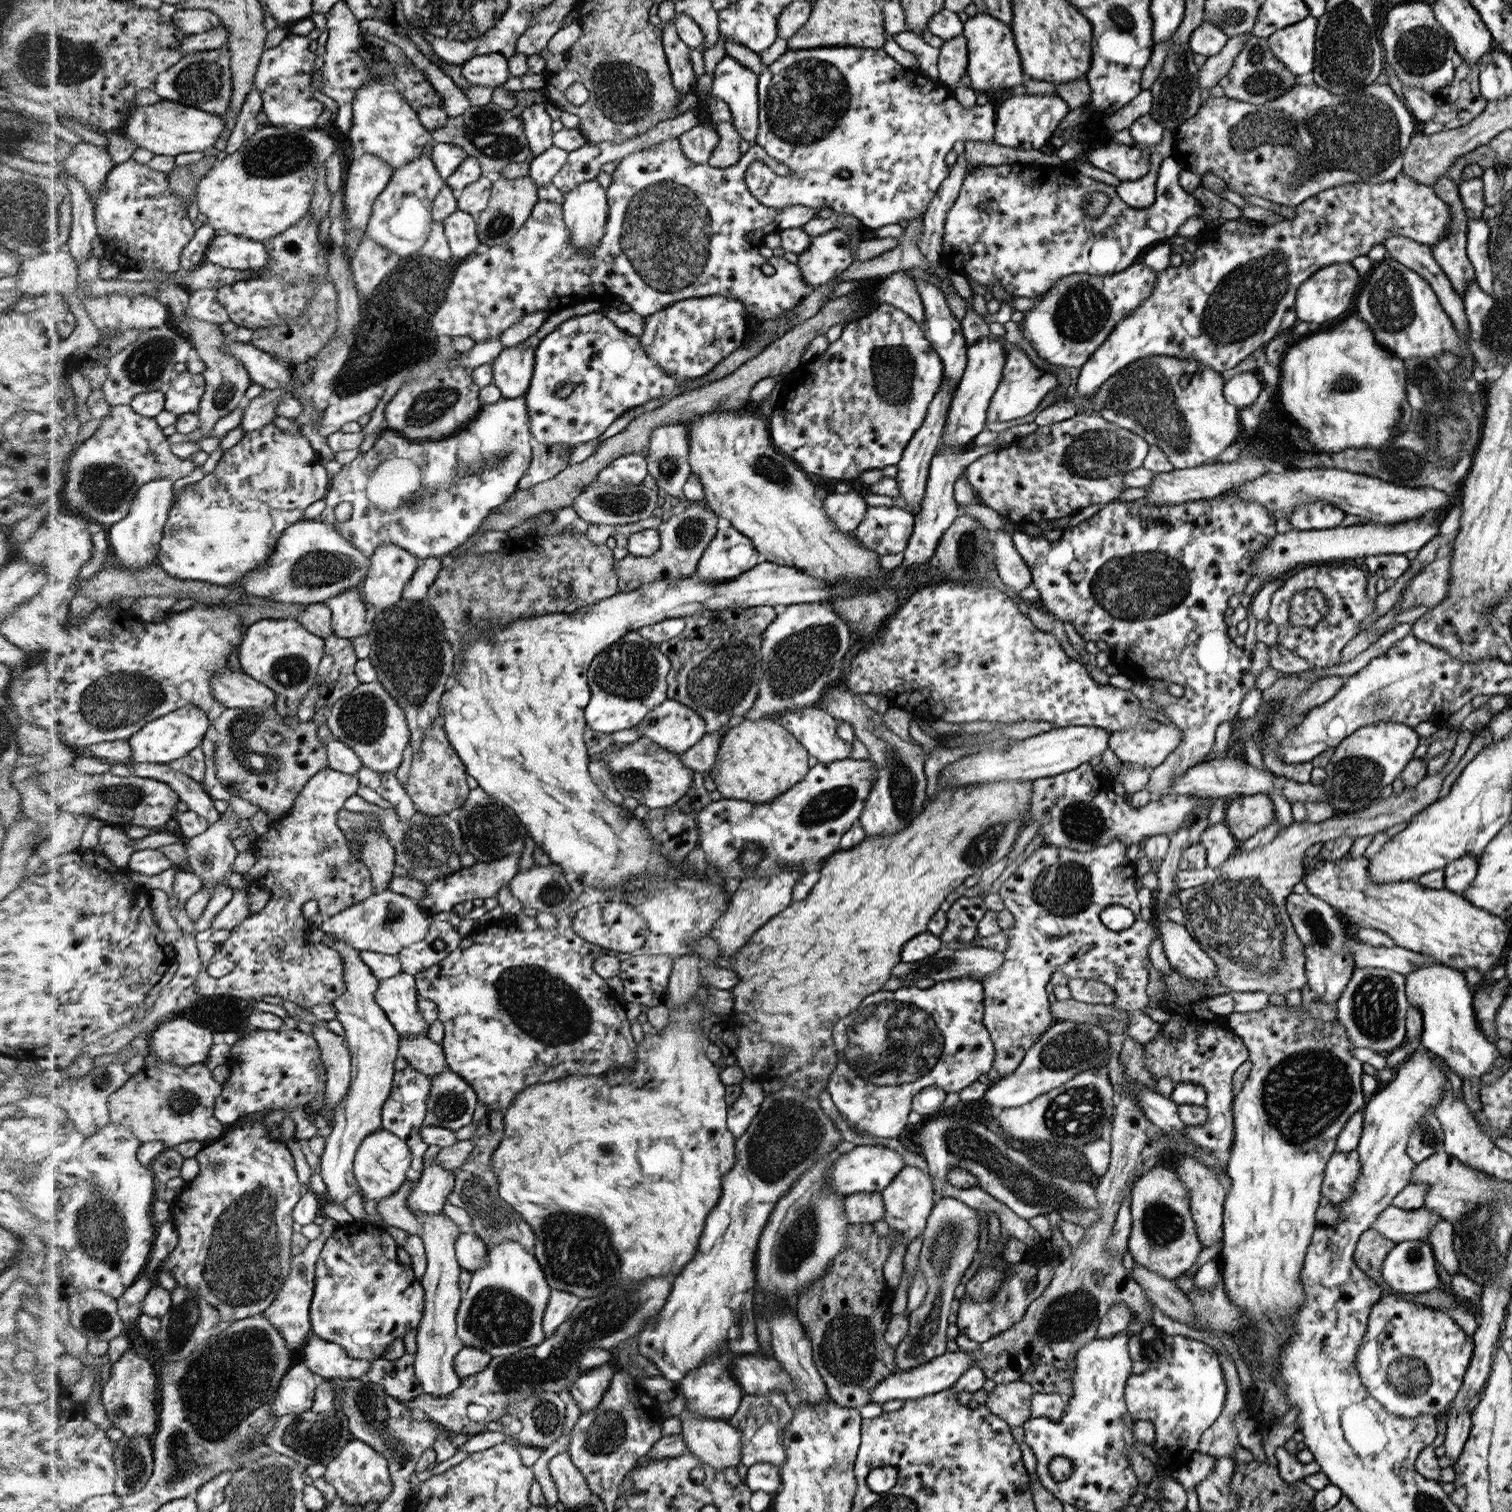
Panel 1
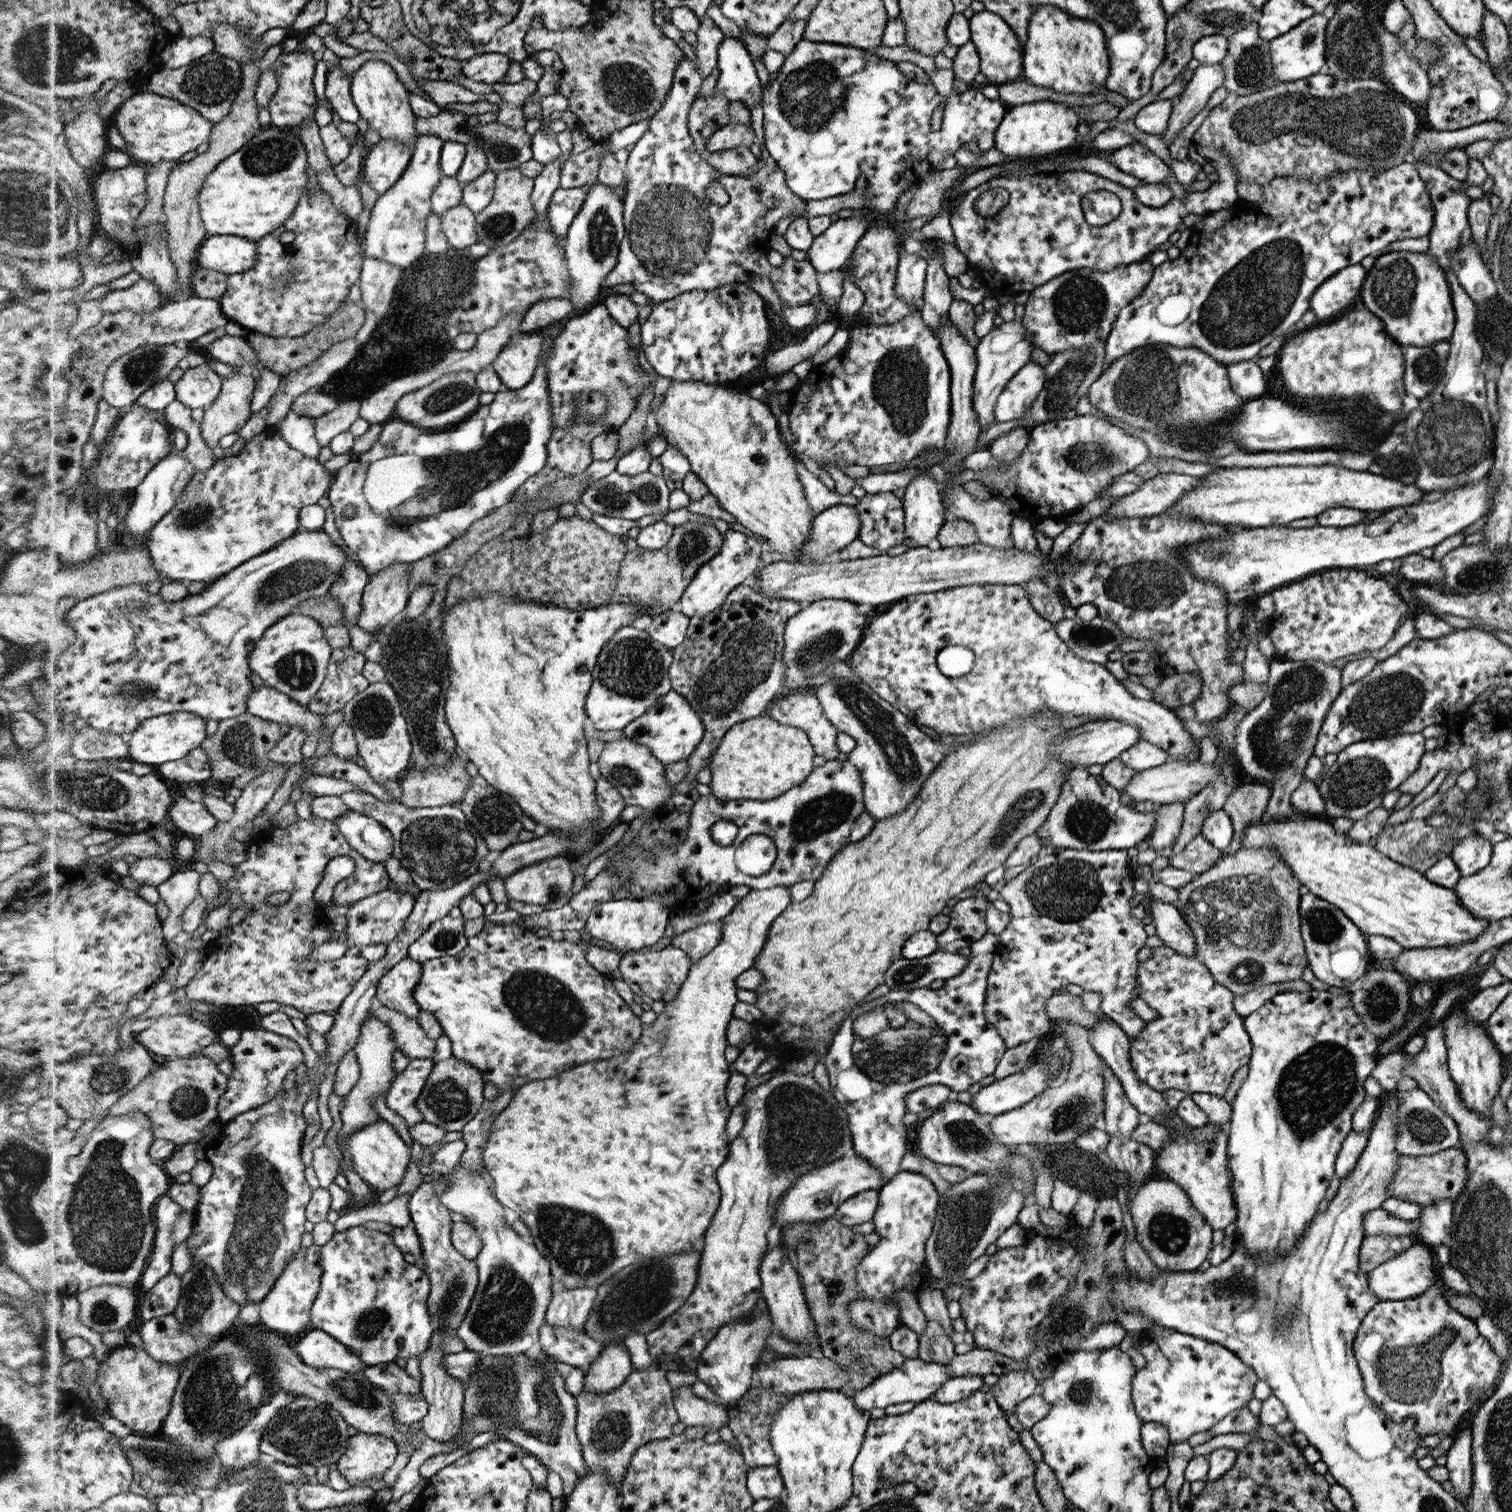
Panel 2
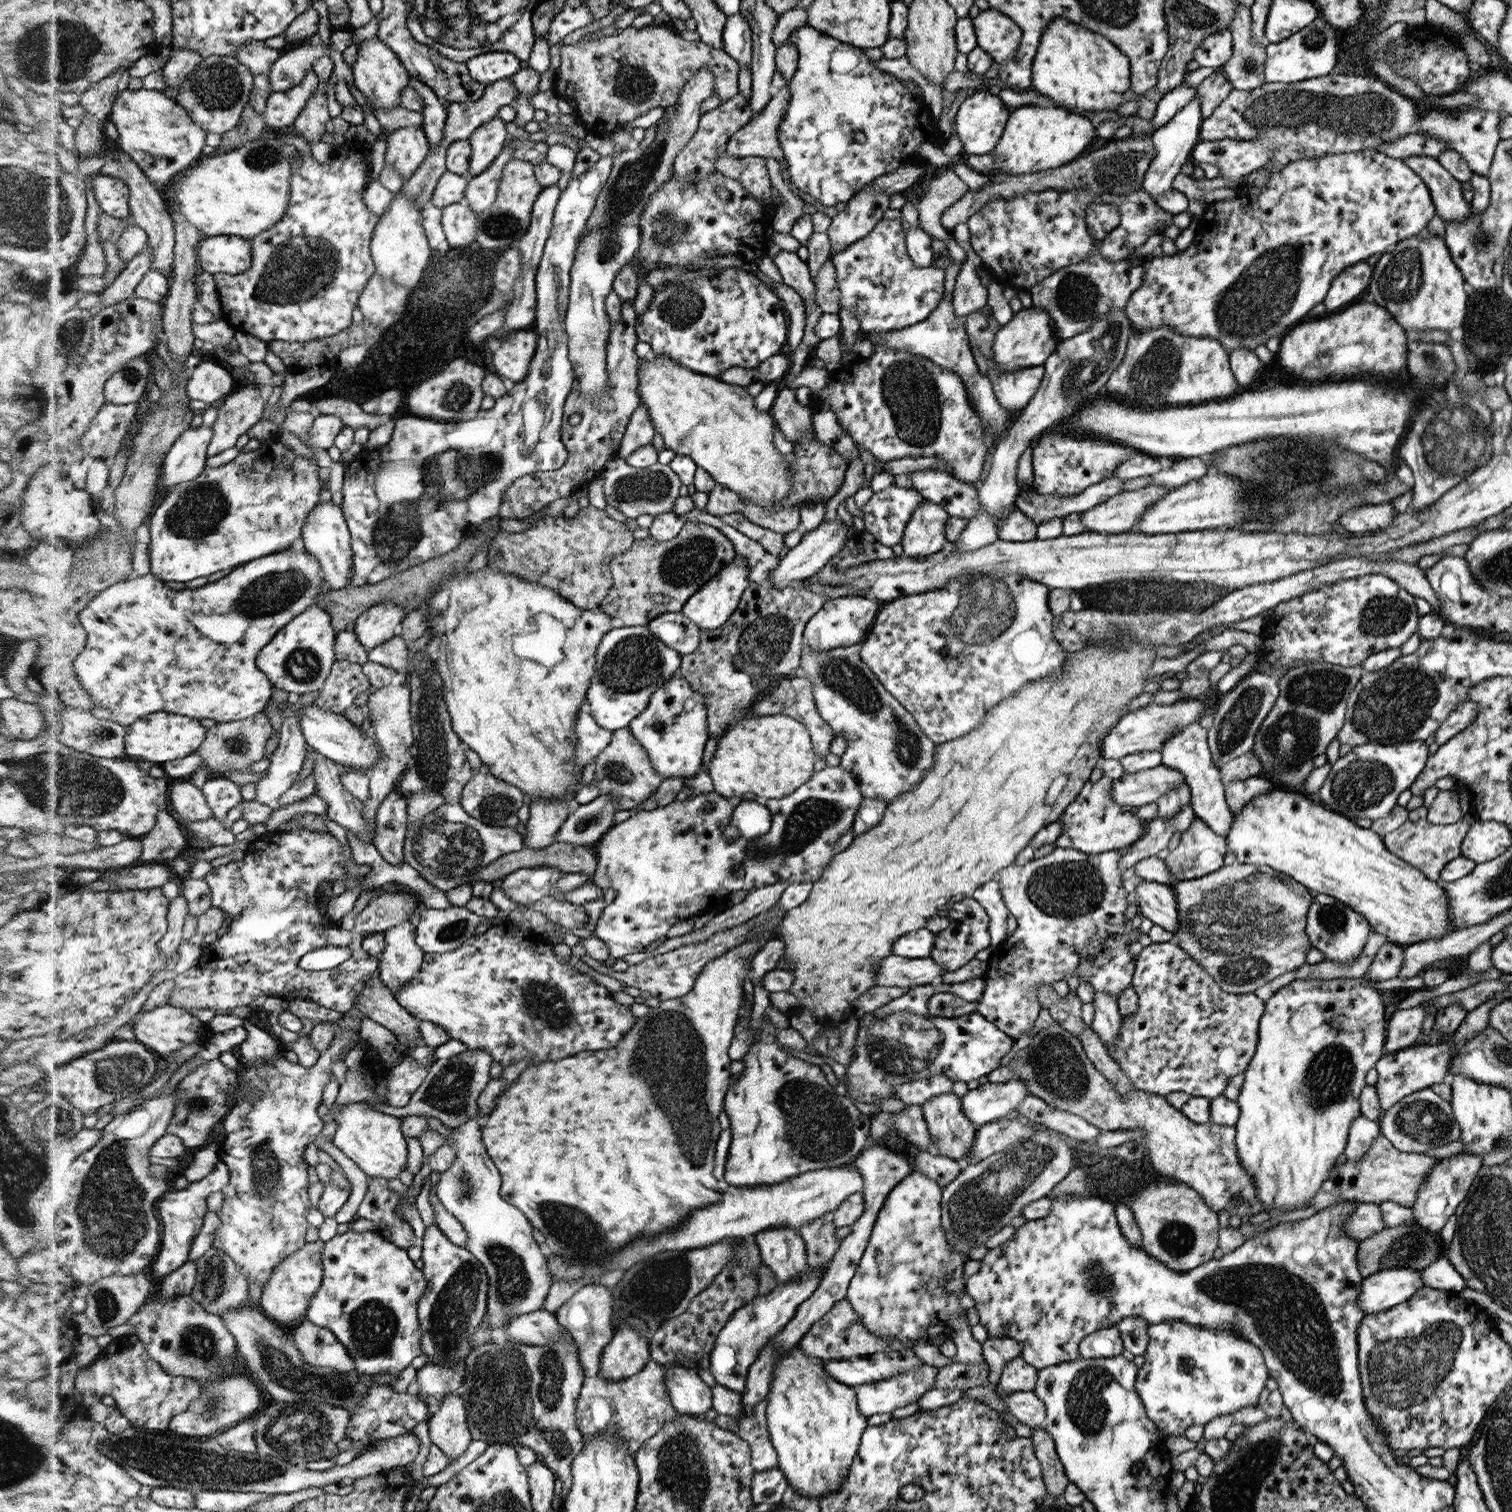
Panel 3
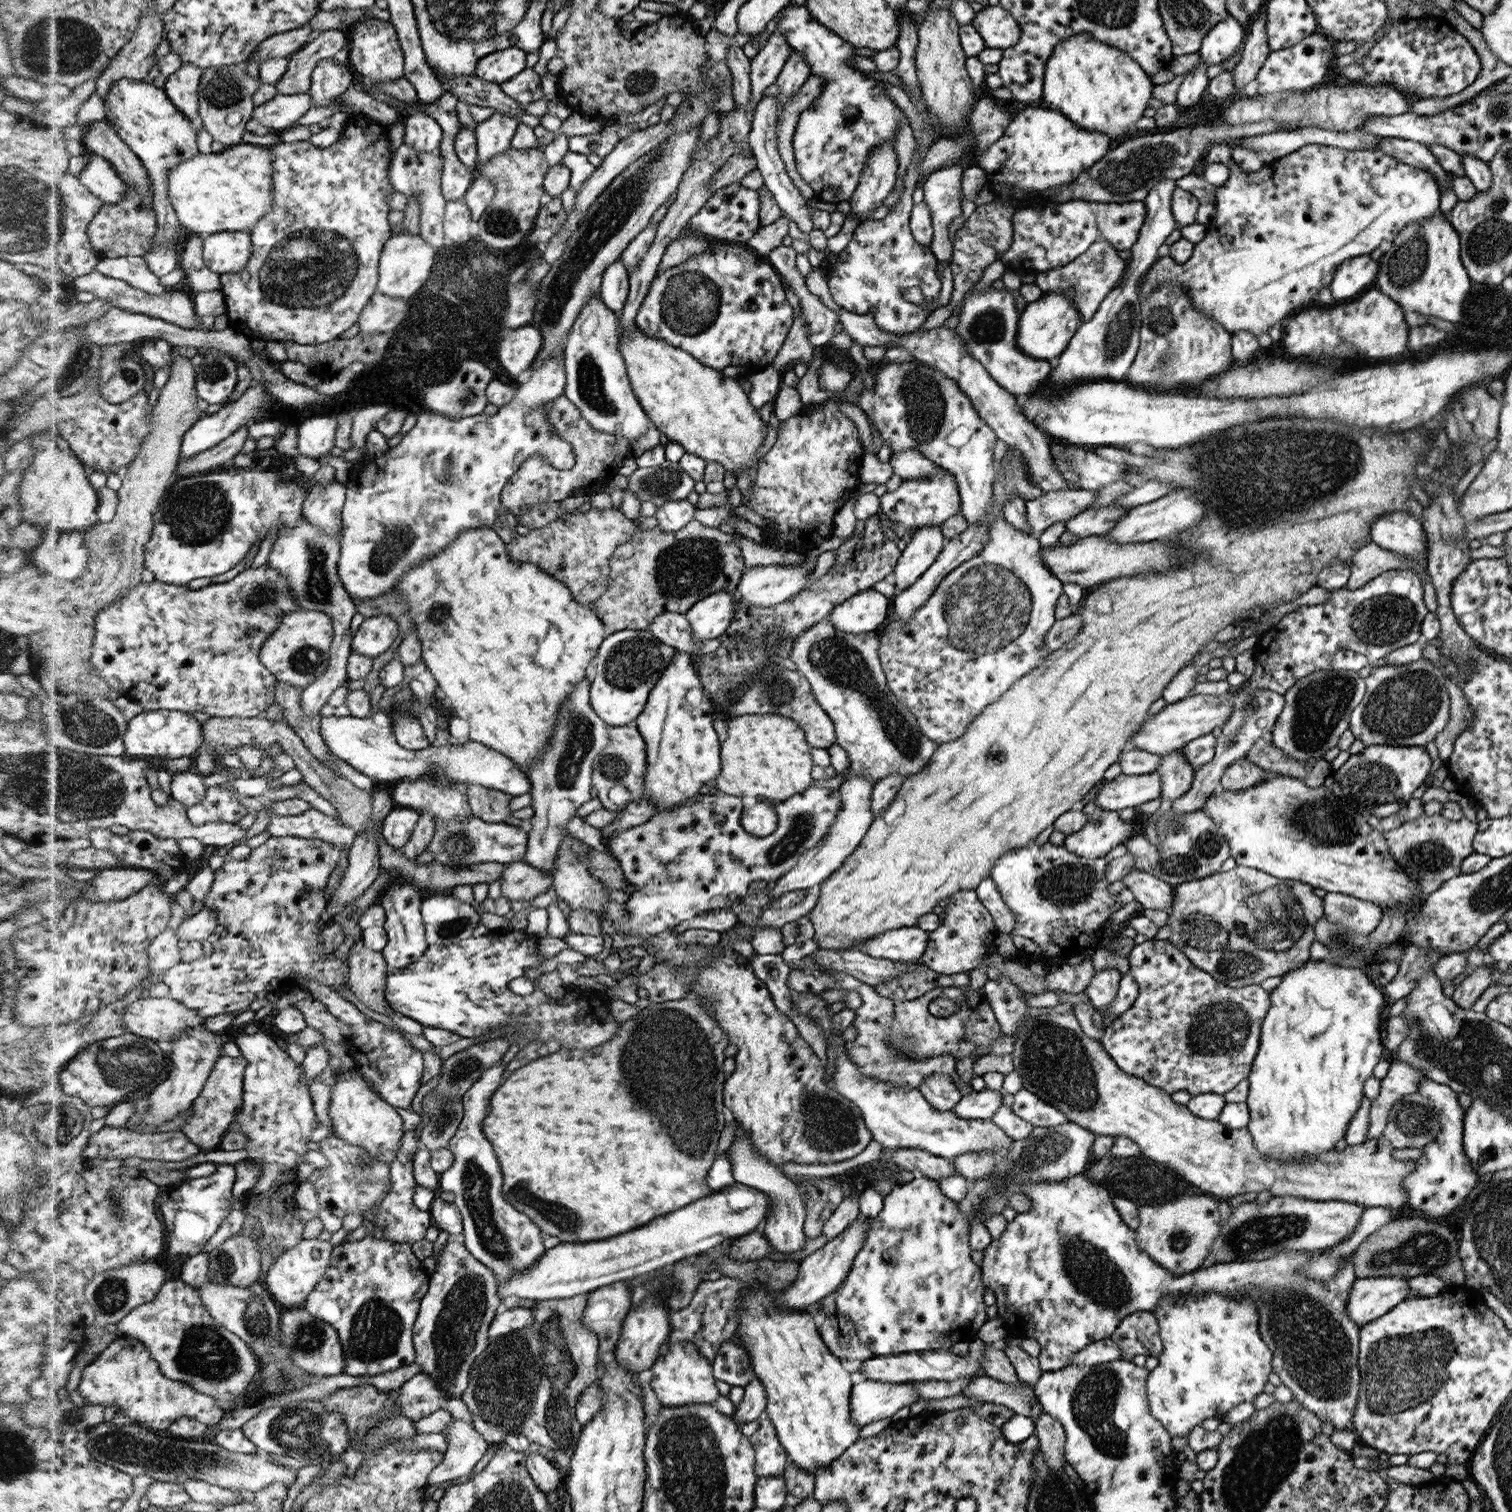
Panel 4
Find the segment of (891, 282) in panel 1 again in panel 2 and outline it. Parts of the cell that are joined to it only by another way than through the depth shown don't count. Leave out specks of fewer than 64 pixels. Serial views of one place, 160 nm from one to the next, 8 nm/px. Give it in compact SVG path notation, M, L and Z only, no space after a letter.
M899 252L898 286L896 294L907 299L908 304L922 307L925 291L927 259L918 255Z

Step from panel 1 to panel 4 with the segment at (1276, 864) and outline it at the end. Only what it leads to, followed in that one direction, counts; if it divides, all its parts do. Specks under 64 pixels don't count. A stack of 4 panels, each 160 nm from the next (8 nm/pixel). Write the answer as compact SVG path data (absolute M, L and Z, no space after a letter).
M1236 865L1235 868L1224 872L1216 872L1213 875L1192 879L1188 882L1174 886L1173 903L1170 908L1170 928L1172 934L1168 939L1172 945L1182 950L1184 954L1200 969L1206 970L1218 981L1232 986L1232 988L1243 988L1248 984L1261 984L1263 980L1268 978L1282 976L1285 973L1296 969L1297 966L1310 960L1310 947L1315 942L1315 925L1323 917L1323 898L1314 894L1313 887L1304 882L1292 879L1280 879L1262 872L1260 869L1248 868L1246 866Z

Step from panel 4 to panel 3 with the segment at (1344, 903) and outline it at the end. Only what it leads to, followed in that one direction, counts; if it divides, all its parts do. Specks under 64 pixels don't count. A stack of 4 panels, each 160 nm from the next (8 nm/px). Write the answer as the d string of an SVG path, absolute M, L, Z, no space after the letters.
M1318 893L1307 912L1306 933L1311 947L1318 948L1326 961L1348 963L1362 954L1363 948L1368 943L1368 936L1371 936L1372 927L1369 920L1359 912L1354 912L1347 904L1327 894Z

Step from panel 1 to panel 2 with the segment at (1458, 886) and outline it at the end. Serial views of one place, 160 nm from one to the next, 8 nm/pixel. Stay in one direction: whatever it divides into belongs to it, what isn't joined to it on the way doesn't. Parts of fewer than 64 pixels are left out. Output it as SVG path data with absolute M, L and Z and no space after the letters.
M1474 833L1454 845L1449 857L1464 878L1476 874L1490 862L1492 849L1493 844L1490 841L1482 837L1480 833Z

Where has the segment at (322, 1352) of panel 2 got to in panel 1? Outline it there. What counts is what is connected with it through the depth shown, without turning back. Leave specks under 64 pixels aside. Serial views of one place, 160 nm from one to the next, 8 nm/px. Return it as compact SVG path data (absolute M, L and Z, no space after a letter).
M312 1336L305 1345L302 1360L321 1380L360 1378L371 1367L371 1361L350 1358L339 1344L317 1336Z

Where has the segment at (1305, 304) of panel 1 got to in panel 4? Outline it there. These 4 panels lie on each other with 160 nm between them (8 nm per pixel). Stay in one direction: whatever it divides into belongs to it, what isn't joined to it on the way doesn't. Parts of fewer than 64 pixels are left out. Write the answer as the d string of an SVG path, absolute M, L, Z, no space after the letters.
M1368 254L1345 260L1329 284L1334 302L1359 296L1373 286L1378 273L1379 261L1372 260Z

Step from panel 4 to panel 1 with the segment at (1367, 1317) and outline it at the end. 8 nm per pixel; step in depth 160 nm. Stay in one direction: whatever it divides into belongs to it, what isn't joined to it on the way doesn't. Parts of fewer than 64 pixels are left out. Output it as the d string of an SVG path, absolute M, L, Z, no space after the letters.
M1425 1239L1395 1243L1386 1255L1381 1278L1390 1290L1402 1294L1422 1294L1439 1287L1438 1264Z

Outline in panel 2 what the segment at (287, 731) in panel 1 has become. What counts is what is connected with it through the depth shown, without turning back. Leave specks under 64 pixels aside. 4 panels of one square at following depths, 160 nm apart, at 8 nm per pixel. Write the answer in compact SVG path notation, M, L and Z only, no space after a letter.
M250 712L220 723L217 733L203 743L203 747L209 752L215 779L221 781L227 788L238 786L244 789L252 784L253 780L268 774L276 767L276 762L269 757L269 753L288 735L282 732L280 723L266 720Z

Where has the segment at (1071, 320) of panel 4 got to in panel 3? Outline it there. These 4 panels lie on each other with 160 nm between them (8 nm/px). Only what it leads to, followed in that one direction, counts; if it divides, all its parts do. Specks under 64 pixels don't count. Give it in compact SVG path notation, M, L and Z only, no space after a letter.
M1030 307L1014 313L1012 319L996 332L994 342L994 361L1004 372L1013 368L1028 368L1043 365L1055 352L1060 340L1055 332L1054 317L1050 312Z

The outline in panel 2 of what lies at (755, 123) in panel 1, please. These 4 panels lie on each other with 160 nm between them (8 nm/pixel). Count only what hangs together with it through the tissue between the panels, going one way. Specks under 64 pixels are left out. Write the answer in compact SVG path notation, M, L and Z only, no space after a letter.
M724 38L718 51L719 78L713 98L725 96L730 102L742 102L750 111L758 107L763 87L758 79L751 53L742 40Z

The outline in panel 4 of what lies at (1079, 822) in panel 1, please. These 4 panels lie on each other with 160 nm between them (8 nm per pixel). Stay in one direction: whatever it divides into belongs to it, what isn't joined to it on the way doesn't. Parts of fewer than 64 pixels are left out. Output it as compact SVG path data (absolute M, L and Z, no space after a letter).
M1093 800L1080 811L1087 814L1089 819L1078 832L1066 835L1062 844L1076 856L1087 859L1106 857L1112 848L1126 843L1134 834L1134 826L1131 822L1122 822L1118 810L1100 808Z

